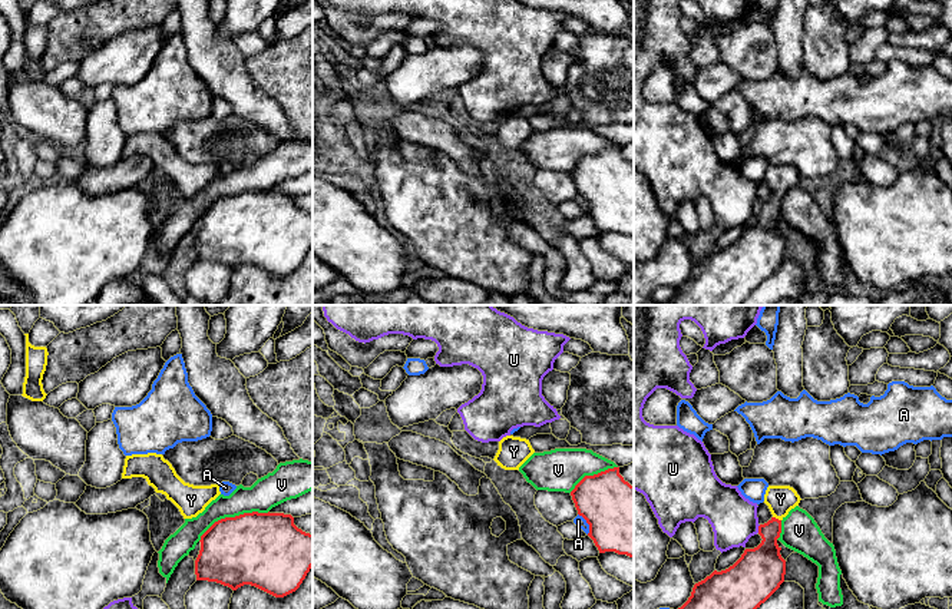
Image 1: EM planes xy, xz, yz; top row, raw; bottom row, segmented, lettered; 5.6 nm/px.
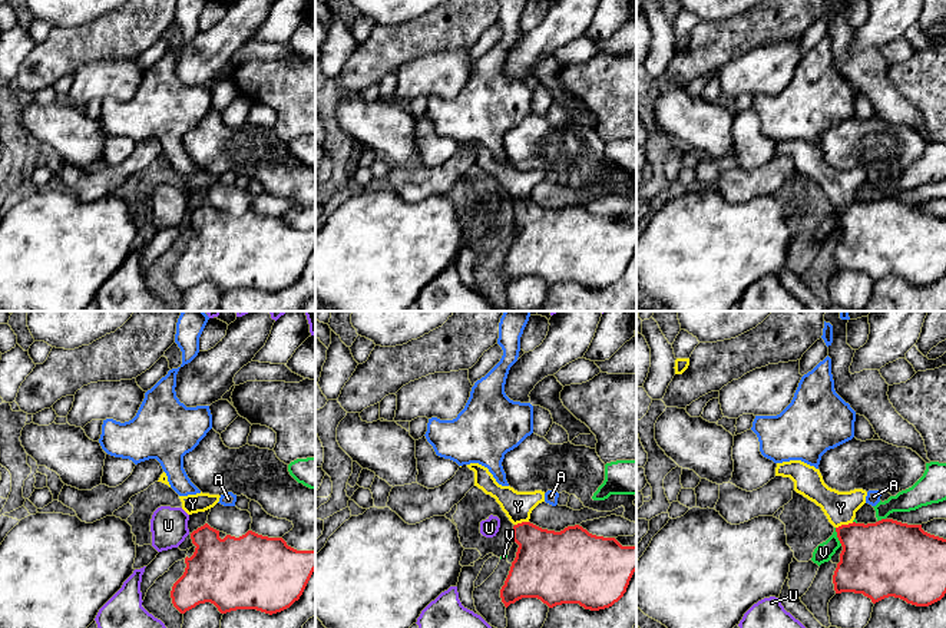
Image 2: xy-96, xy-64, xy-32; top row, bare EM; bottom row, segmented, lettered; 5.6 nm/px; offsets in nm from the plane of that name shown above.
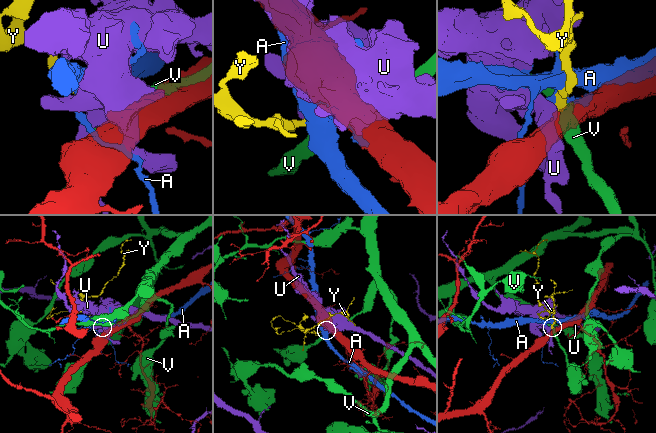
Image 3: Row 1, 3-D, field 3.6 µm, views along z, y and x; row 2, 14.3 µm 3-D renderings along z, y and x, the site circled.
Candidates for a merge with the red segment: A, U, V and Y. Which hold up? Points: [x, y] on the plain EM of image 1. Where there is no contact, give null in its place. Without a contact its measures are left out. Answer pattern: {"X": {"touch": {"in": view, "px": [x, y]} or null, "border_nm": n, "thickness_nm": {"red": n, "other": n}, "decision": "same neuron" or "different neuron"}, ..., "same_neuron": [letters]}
{"A": {"touch": {"in": "xz", "px": [587, 201]}, "border_nm": 130, "thickness_nm": {"red": 380, "other": 60}, "decision": "different neuron"}, "U": {"touch": {"in": "yz", "px": [759, 208]}, "border_nm": 50, "thickness_nm": {"red": 280, "other": 260}, "decision": "different neuron"}, "V": {"touch": {"in": "xy", "px": [232, 197]}, "border_nm": 440, "thickness_nm": {"red": 420, "other": 180}, "decision": "different neuron"}, "Y": {"touch": {"in": "yz", "px": [777, 198]}, "border_nm": 50, "thickness_nm": {"red": 190, "other": 160}, "decision": "different neuron"}, "same_neuron": []}

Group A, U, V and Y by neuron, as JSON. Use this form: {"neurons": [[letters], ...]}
{"neurons": [["A"], ["U"], ["V"], ["Y"]]}

